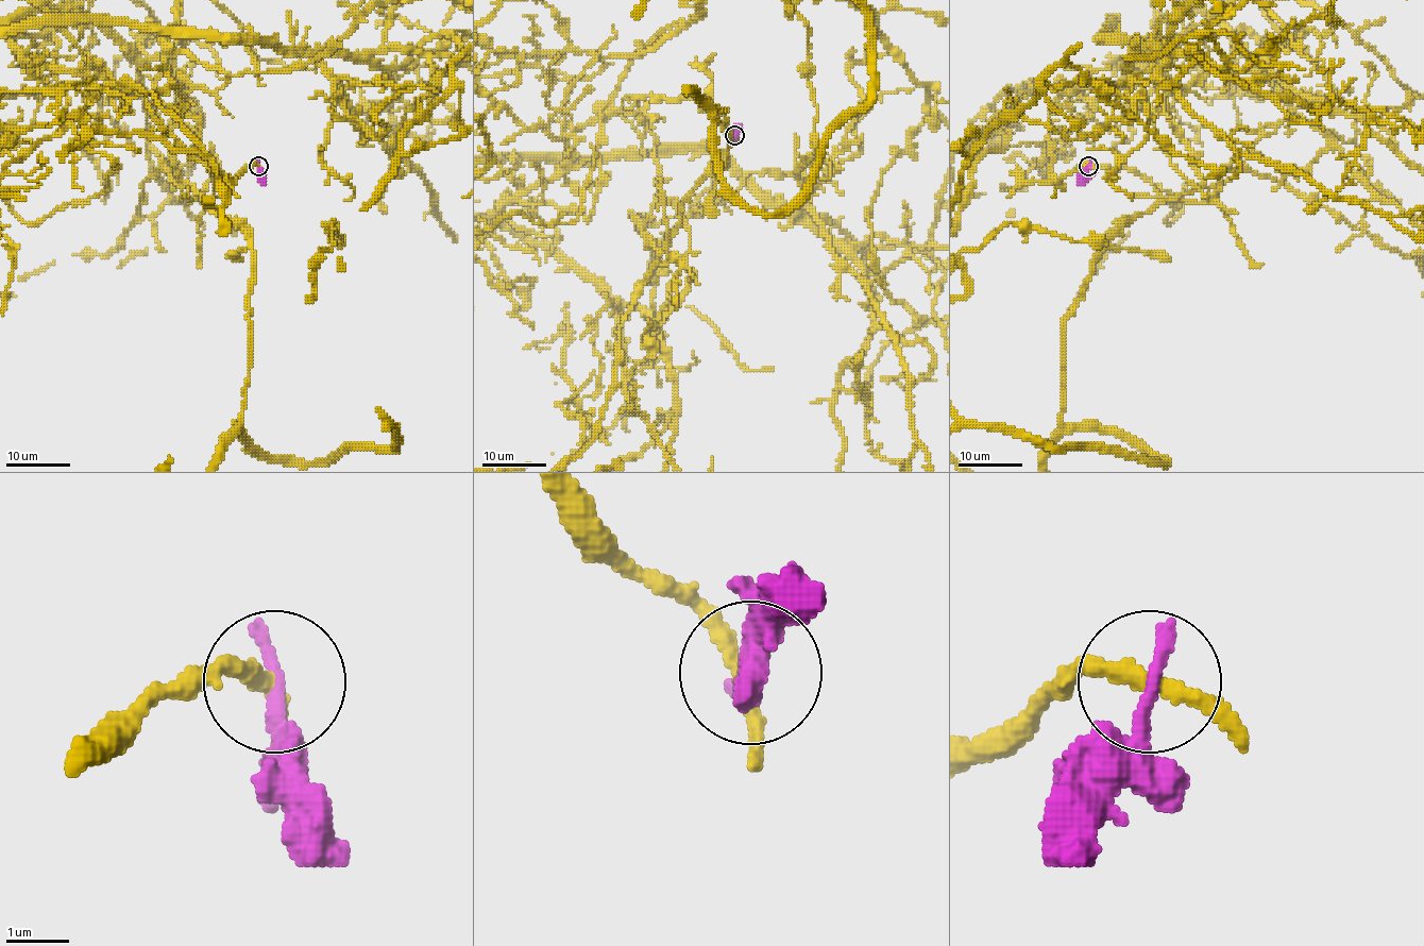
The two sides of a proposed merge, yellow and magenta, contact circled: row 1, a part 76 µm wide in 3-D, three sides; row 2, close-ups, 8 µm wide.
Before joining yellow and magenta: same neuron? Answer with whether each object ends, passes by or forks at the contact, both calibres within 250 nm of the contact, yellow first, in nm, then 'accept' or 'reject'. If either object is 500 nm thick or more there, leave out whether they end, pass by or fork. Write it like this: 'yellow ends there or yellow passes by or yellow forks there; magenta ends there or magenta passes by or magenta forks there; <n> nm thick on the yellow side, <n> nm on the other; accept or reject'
yellow passes by; magenta ends there; 240 nm thick on the yellow side, 280 nm on the other; reject

